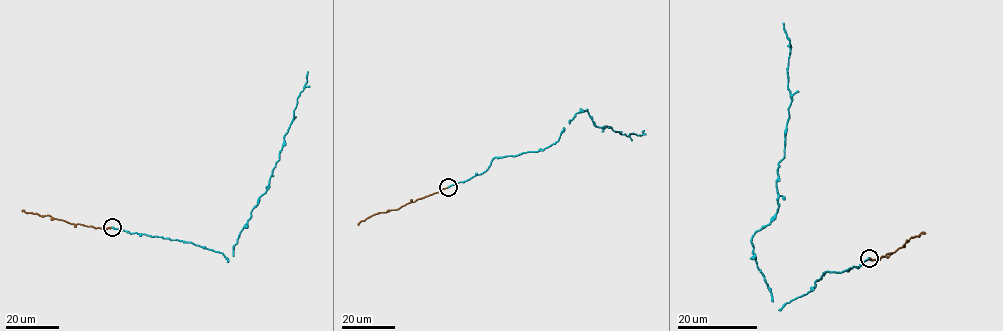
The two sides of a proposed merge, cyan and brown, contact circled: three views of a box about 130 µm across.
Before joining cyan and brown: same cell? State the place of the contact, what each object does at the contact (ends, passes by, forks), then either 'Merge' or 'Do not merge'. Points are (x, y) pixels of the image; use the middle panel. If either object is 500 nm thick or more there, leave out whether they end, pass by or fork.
Place: (448, 187). At the ring cyan ends. At the ring brown ends. Merge

